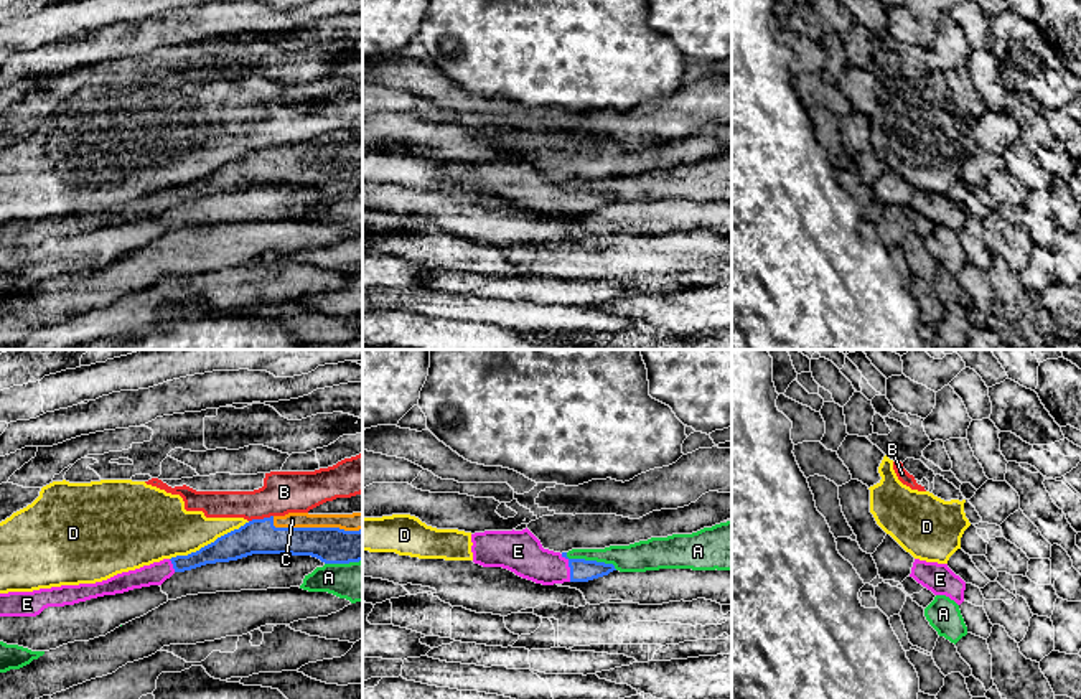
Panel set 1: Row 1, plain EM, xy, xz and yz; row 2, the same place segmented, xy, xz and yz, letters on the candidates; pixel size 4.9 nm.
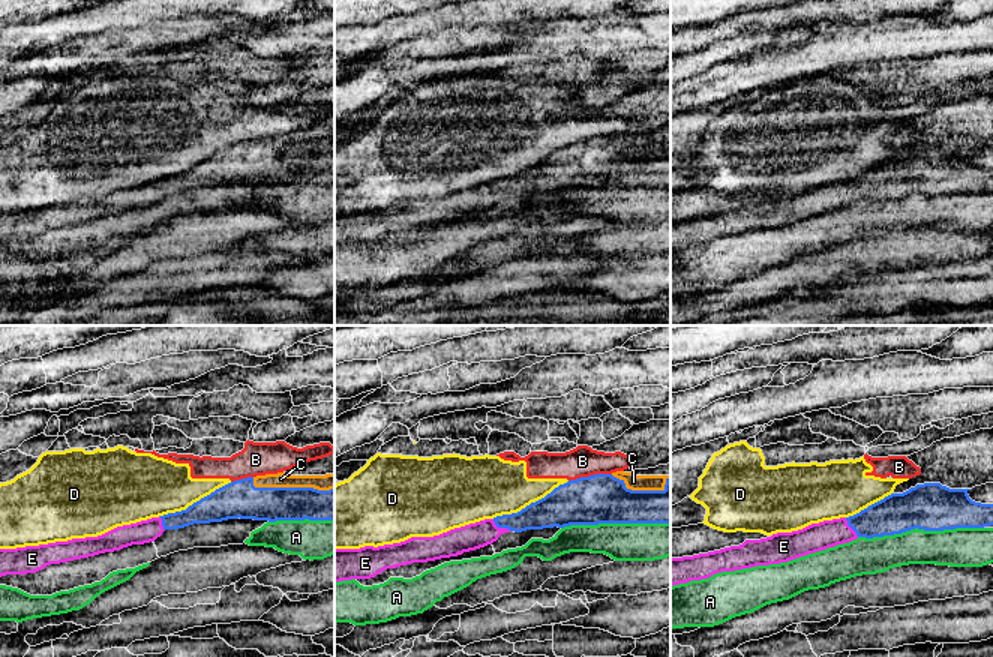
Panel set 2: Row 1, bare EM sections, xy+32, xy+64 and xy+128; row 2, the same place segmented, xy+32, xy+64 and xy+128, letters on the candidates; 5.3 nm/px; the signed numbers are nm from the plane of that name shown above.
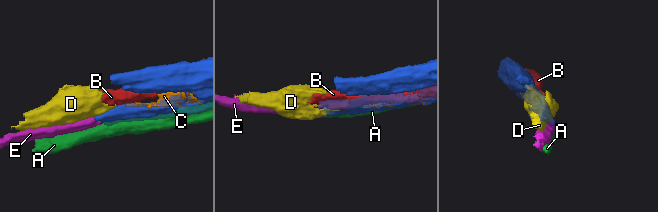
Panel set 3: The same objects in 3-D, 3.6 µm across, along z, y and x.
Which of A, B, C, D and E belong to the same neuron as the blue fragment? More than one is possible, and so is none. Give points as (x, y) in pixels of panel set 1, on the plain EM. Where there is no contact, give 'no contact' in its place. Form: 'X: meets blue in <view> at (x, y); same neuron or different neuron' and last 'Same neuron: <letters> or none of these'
A: meets blue in xz at (590, 192); different neuron
B: meets blue in xy at (261, 150); different neuron
C: meets blue in xy at (313, 159); same neuron
D: meets blue in xy at (211, 173); different neuron
E: meets blue in xz at (569, 197); same neuron
Same neuron: C, E

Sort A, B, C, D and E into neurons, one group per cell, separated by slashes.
A / B D / C E

